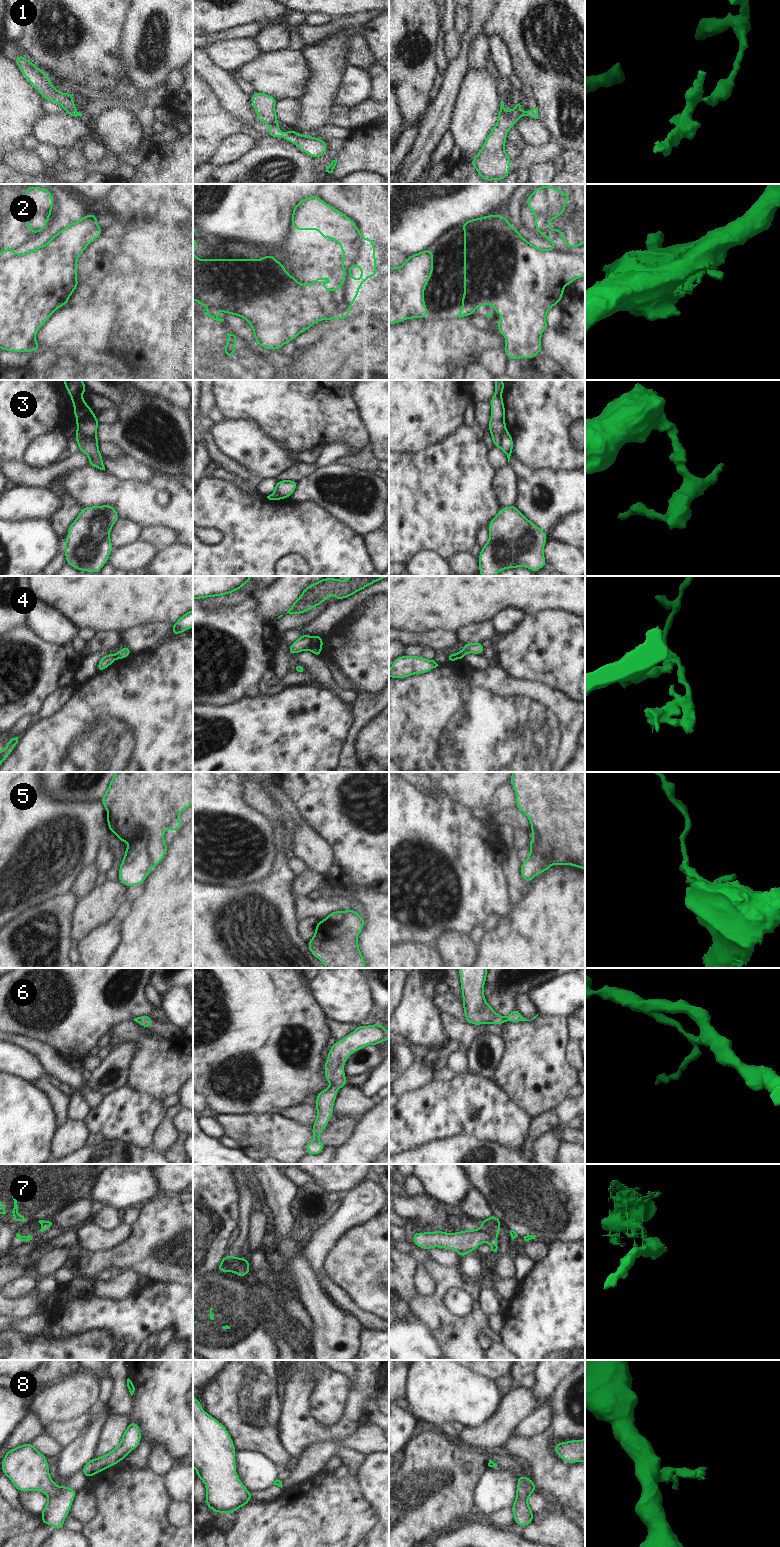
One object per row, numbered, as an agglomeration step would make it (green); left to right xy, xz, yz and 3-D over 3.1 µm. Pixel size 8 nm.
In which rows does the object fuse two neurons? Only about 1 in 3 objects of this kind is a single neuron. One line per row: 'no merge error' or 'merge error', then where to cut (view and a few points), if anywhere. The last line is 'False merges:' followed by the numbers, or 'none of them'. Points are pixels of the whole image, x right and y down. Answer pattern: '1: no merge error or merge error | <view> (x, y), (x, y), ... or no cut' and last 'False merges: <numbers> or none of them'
1: merge error | xz (277, 122), (269, 124)
2: merge error | yz (547, 226), (540, 233)
3: merge error | xy (78, 428), (85, 437), (98, 443)
4: merge error | xz (311, 636), (308, 649)
5: merge error | xy (139, 835), (145, 838), (146, 850), (152, 866)
6: no merge error | no cut
7: merge error | yz (498, 1220), (500, 1224)
8: no merge error | no cut
False merges: 1, 2, 3, 4, 5, 7

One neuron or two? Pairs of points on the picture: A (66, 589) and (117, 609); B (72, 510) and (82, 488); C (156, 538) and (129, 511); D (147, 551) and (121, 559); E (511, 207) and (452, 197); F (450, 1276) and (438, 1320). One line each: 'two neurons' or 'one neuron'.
A: one neuron
B: two neurons
C: two neurons
D: one neuron
E: two neurons
F: one neuron

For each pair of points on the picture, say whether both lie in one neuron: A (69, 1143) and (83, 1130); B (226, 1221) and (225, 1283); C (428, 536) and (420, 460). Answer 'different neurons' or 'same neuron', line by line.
A: same neuron
B: different neurons
C: same neuron

